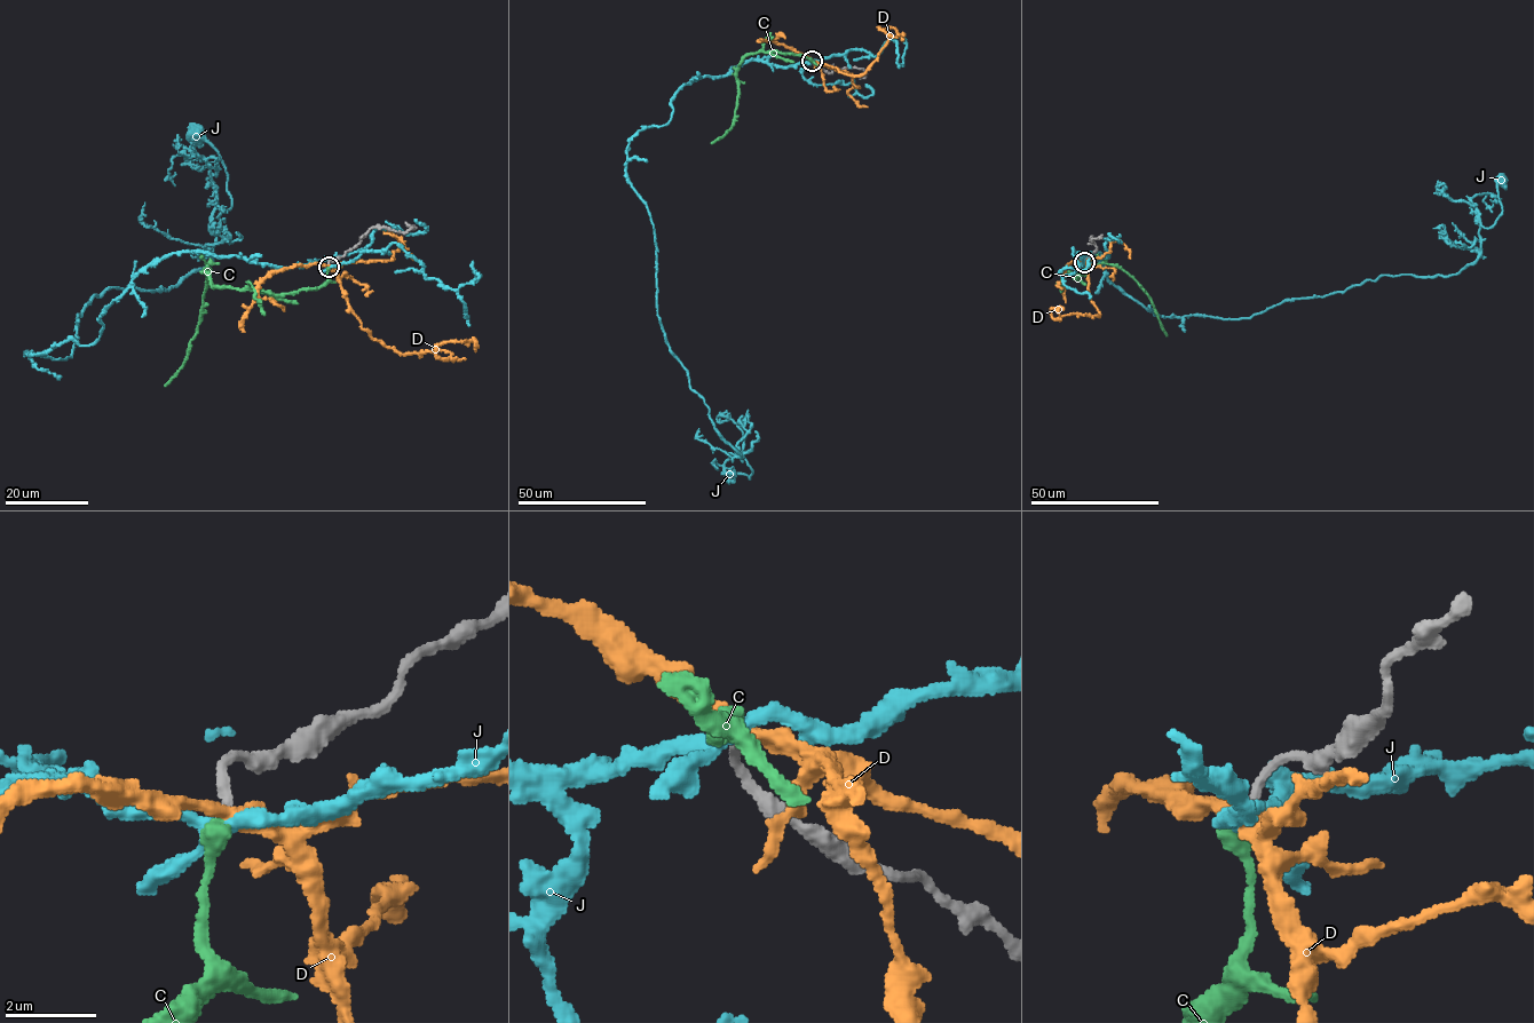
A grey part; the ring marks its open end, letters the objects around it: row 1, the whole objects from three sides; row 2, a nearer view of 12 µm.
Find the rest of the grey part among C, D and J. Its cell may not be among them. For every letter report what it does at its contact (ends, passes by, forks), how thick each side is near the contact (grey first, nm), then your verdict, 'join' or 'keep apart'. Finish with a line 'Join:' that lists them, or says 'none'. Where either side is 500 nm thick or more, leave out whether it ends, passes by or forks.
C: it ends there; 240 nm thick on the grey side, 440 nm on the other; join
D: it passes by; 240 nm thick on the grey side, 360 nm on the other; keep apart
J: it forks there; 240 nm thick on the grey side, 280 nm on the other; keep apart
Join: C

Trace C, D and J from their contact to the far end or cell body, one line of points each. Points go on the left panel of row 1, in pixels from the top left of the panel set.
C: (329, 266), (327, 280), (315, 288), (281, 294), (214, 286), (206, 268), (197, 331), (182, 367), (165, 386)
D: (329, 266), (348, 309), (377, 340), (400, 353), (450, 354), (441, 358), (440, 345), (474, 341), (475, 351)
J: (329, 266), (155, 259), (93, 345), (28, 356), (70, 357), (108, 287), (208, 263), (231, 195), (192, 135)

